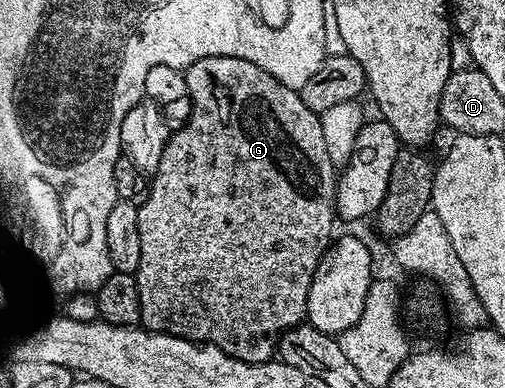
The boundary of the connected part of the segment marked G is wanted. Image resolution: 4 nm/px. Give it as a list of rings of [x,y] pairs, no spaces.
[[[208,56],[199,58],[191,67],[184,69],[189,93],[193,96],[193,109],[181,128],[172,133],[163,152],[163,158],[156,172],[152,173],[151,183],[144,200],[140,201],[139,248],[141,257],[136,270],[141,306],[141,324],[150,332],[162,332],[193,340],[196,344],[210,344],[231,358],[239,358],[248,364],[268,364],[274,359],[281,343],[281,333],[297,327],[306,319],[307,290],[315,278],[315,270],[324,258],[325,251],[334,239],[333,220],[337,215],[338,169],[327,154],[327,138],[323,138],[323,126],[318,113],[312,112],[303,102],[300,91],[283,86],[279,78],[271,78],[267,70],[247,62],[243,58],[230,56]]]

